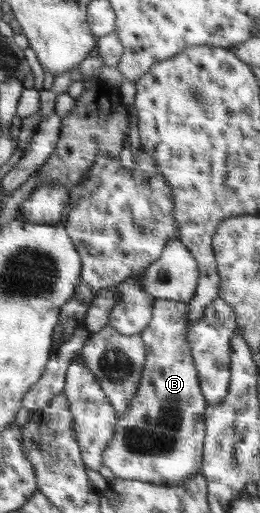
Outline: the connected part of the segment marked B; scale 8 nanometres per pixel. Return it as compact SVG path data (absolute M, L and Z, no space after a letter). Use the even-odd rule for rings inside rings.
M157 299L150 325L140 333L147 350L142 382L139 383L138 393L131 399L131 405L118 421L113 440L103 452L103 465L109 467L115 477L170 485L178 489L181 482L194 477L202 469L207 407L200 393L200 381L191 356L191 346L187 342L186 327L190 318L188 311L188 302Z

